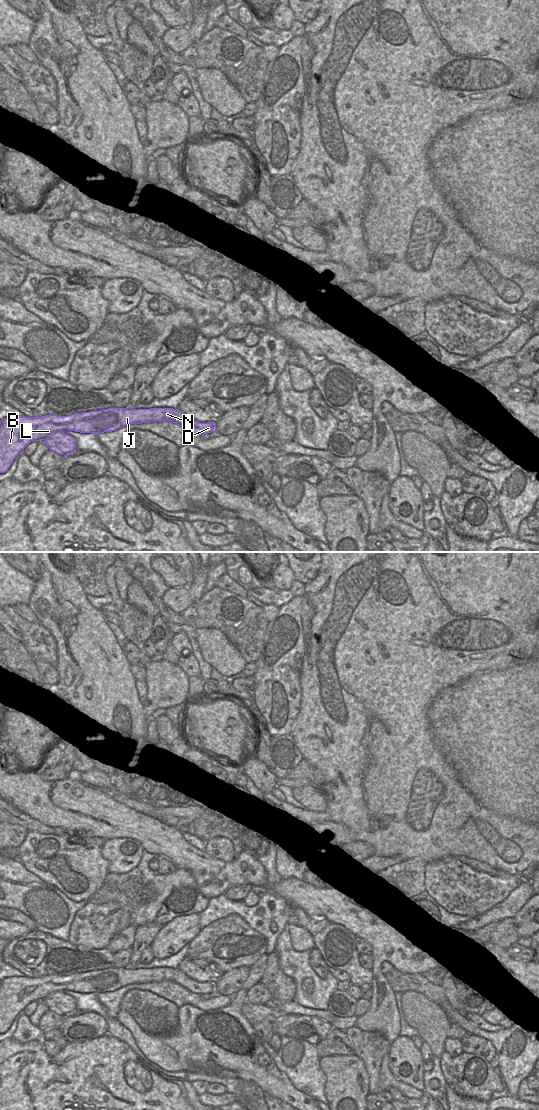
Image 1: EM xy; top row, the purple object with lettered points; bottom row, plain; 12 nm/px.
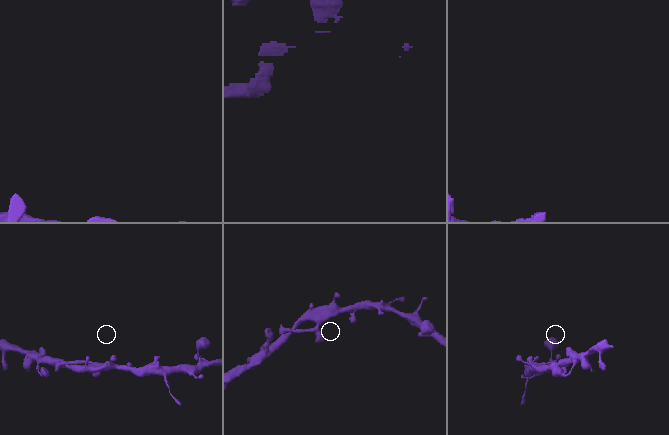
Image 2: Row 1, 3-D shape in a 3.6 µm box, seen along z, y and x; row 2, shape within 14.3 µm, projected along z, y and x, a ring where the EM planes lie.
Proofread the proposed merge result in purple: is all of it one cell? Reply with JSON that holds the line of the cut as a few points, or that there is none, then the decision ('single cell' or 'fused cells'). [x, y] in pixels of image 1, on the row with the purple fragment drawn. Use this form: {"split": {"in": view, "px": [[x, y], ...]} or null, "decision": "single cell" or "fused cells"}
{"split": null, "decision": "single cell"}

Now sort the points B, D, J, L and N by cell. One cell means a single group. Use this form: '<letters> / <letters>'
B D J L N

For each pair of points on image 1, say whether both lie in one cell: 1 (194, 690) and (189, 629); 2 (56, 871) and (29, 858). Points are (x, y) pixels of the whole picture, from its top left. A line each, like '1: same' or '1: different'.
1: same
2: same

